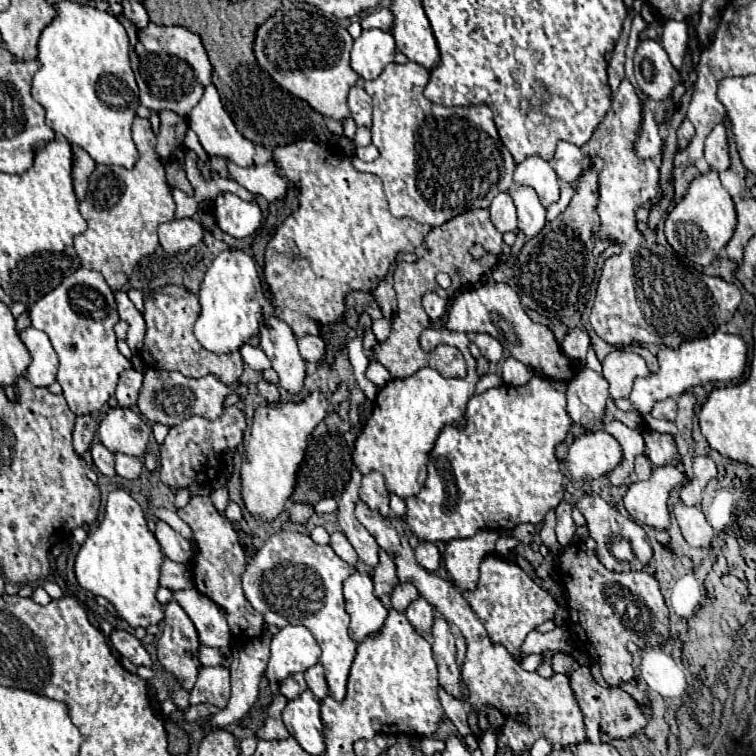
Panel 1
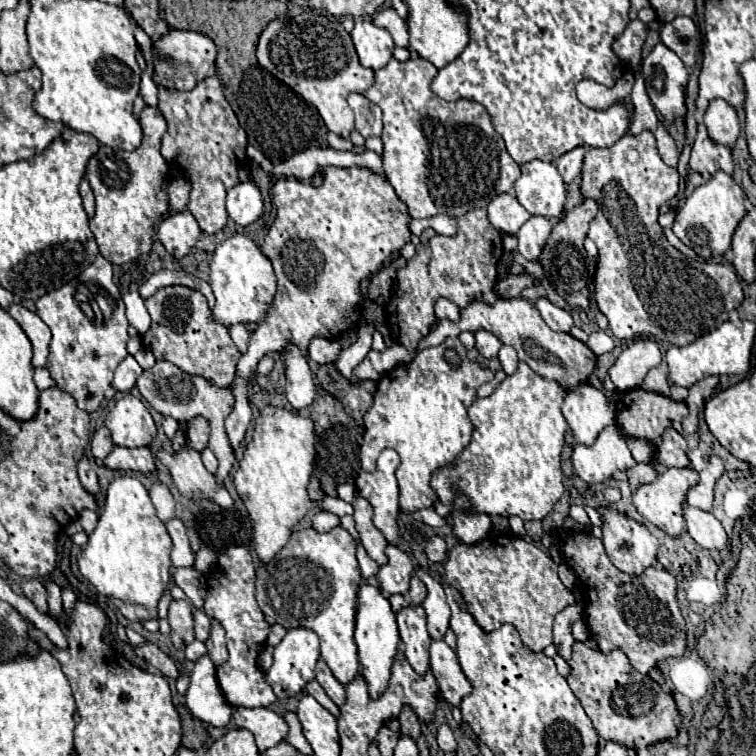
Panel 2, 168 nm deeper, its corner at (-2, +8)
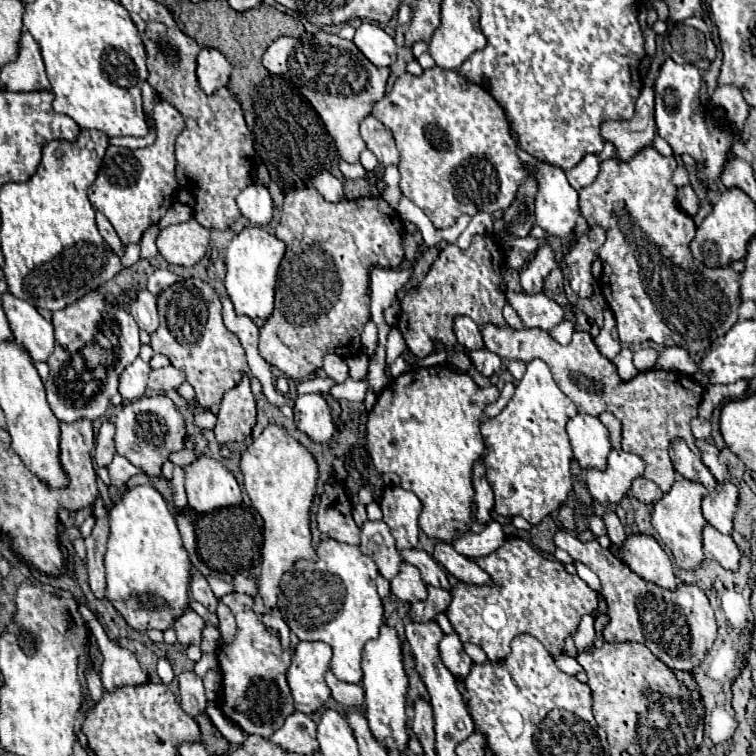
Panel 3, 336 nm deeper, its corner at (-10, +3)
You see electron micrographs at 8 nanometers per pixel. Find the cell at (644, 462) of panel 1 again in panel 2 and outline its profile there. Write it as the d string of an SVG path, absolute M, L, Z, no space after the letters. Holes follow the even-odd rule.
M636 464L634 468L630 468L628 472L628 482L630 482L630 488L636 490L640 484L646 484L646 482L652 482L656 480L656 470L652 468L652 464Z

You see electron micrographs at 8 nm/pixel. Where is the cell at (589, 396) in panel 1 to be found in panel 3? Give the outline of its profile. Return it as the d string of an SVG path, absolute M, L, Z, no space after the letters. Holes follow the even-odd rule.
M576 415L568 421L566 431L570 437L574 459L582 469L606 469L606 459L612 447L608 429L600 423L598 417Z

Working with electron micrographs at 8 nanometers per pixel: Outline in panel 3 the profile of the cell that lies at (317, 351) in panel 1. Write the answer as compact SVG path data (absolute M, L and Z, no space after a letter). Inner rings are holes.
M328 353L324 357L324 371L334 383L344 383L348 379L348 365L346 365L346 361L342 357L334 355L334 353Z

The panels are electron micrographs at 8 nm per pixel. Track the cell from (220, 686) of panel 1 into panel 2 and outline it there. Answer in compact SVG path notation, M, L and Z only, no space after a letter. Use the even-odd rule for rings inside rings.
M212 620L212 630L210 630L210 638L206 640L206 650L210 652L210 660L214 660L214 666L218 668L218 664L226 662L226 640L224 640L224 630L222 626Z

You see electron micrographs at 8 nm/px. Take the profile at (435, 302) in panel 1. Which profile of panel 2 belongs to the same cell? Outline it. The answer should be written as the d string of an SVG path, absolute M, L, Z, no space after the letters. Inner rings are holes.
M438 298L436 304L434 304L434 308L436 308L438 320L448 318L448 320L454 320L456 322L458 316L460 316L460 308L452 300L446 300L446 298Z

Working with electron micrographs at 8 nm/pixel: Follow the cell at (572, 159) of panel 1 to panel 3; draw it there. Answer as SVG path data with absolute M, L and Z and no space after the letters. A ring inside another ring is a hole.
M586 155L578 165L574 165L572 169L566 171L568 183L574 189L582 189L582 187L590 185L598 175L598 167L600 167L600 163L598 163L596 155Z

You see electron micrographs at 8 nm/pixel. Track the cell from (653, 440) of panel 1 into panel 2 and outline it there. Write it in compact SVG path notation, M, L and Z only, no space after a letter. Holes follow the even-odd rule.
M666 428L662 434L662 442L656 448L656 460L662 466L686 468L686 466L690 466L686 452L688 452L688 446L686 446L684 436L680 432L676 432L674 428Z

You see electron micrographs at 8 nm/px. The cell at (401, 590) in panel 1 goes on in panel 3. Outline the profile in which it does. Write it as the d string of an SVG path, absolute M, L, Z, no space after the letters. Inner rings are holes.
M428 587L428 597L424 601L418 601L410 609L410 619L418 623L428 623L436 621L440 613L446 613L448 605L452 601L452 591L450 589L438 589L438 587Z

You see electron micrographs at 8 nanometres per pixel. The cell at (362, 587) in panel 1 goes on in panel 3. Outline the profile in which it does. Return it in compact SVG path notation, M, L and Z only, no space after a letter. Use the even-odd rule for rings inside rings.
M388 625L380 627L380 635L374 641L366 643L366 651L362 657L362 671L366 677L362 679L362 687L366 693L366 713L370 731L378 743L382 743L390 753L402 755L408 749L408 727L406 727L406 689L408 679L402 667L402 647L396 637L396 631Z

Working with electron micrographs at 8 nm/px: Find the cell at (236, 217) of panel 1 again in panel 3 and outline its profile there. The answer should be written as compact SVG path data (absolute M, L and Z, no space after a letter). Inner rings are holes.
M248 185L238 197L236 197L236 203L238 203L238 209L240 213L252 223L252 225L258 225L258 227L266 227L270 221L272 221L272 213L274 213L274 207L272 207L272 199L270 199L270 193L264 185Z

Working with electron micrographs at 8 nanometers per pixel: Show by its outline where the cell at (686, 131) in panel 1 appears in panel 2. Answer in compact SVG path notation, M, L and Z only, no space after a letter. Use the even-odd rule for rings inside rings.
M702 122L698 124L698 134L696 134L696 140L692 144L690 168L700 172L704 178L710 178L718 170L724 170L726 174L732 174L732 168L734 168L730 148L714 144L708 138L706 126Z

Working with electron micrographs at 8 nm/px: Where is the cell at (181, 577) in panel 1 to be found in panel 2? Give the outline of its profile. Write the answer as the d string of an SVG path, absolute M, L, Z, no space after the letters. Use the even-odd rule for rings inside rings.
M172 568L172 580L186 592L188 600L196 608L202 608L206 592L200 590L200 572L196 572L194 568Z

